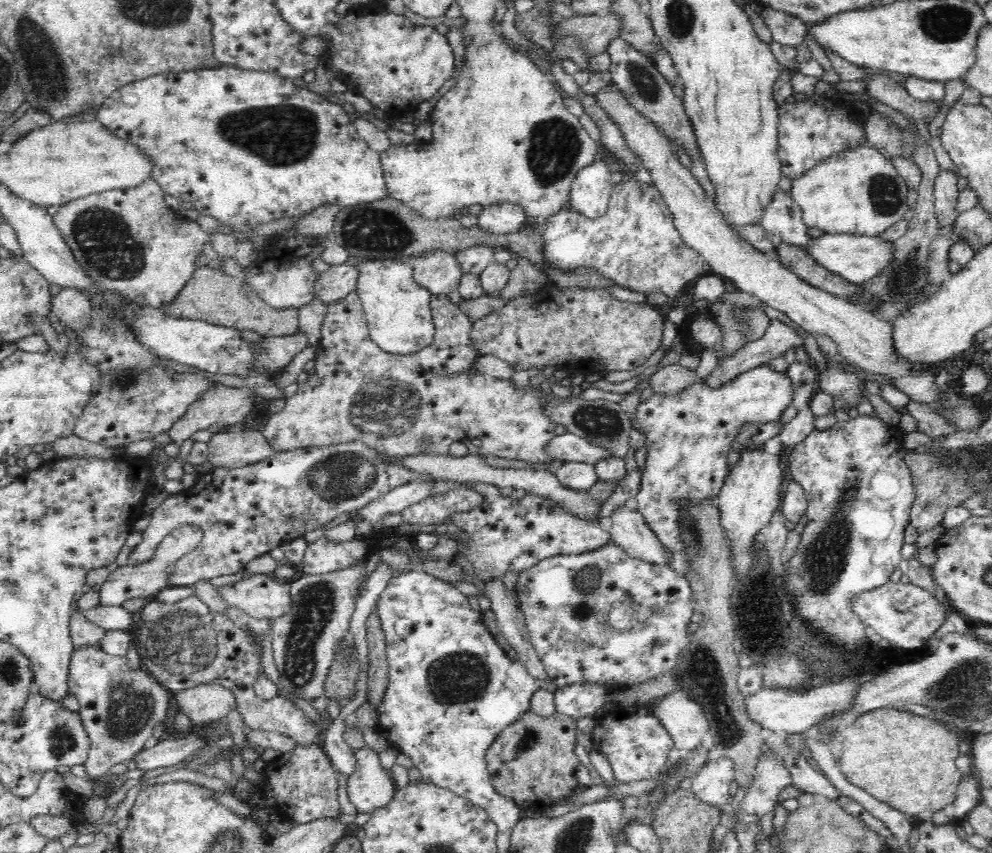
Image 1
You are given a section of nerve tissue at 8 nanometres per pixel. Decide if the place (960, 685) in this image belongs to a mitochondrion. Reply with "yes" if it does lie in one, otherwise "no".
yes

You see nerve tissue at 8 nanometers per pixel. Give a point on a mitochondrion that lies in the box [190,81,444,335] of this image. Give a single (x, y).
(284, 135)

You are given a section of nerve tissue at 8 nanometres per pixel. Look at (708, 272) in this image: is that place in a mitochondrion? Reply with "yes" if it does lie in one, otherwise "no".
no

